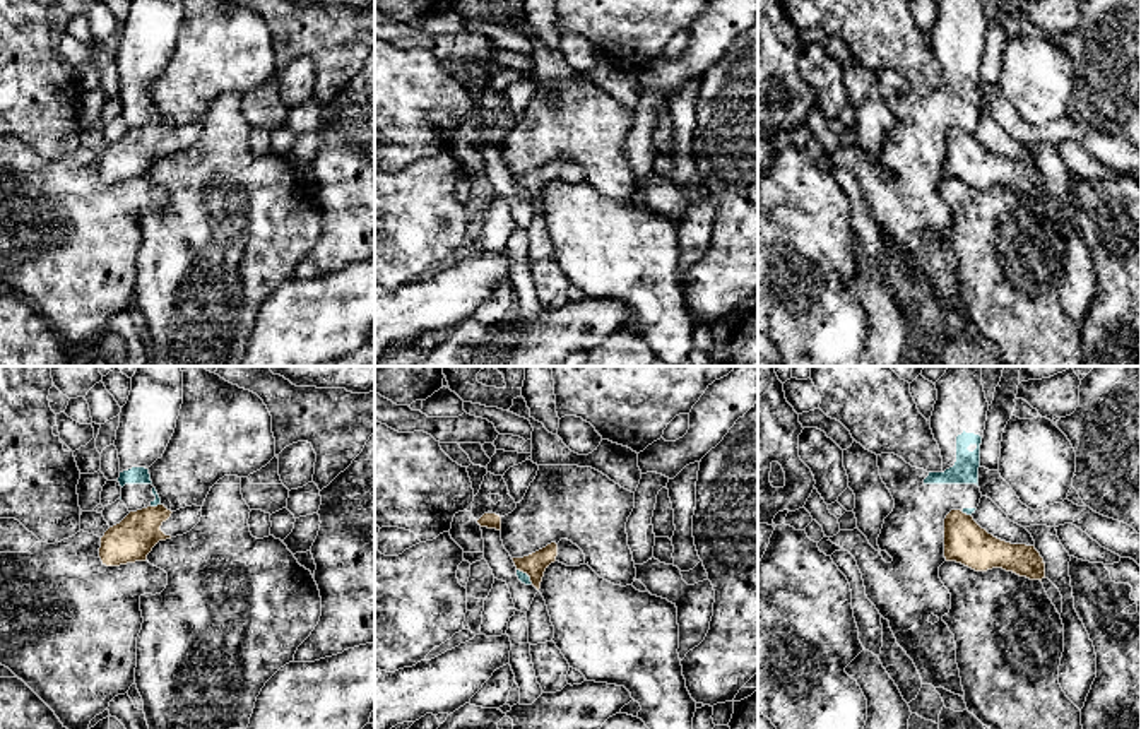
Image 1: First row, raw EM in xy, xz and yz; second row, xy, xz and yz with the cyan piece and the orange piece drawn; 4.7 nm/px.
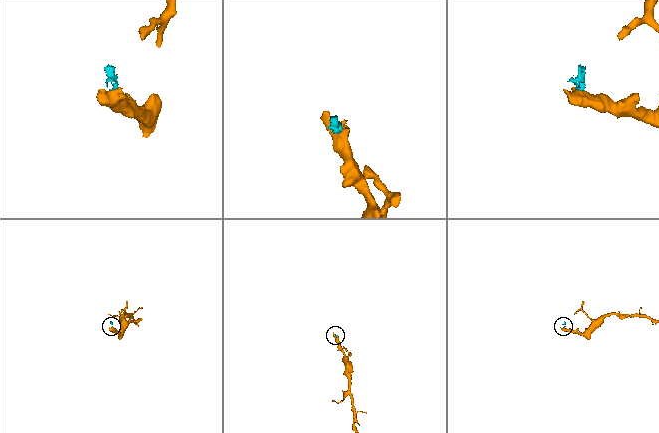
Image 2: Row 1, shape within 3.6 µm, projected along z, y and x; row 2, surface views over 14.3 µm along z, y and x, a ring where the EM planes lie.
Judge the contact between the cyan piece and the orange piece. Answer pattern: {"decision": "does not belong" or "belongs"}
{"decision": "does not belong"}

